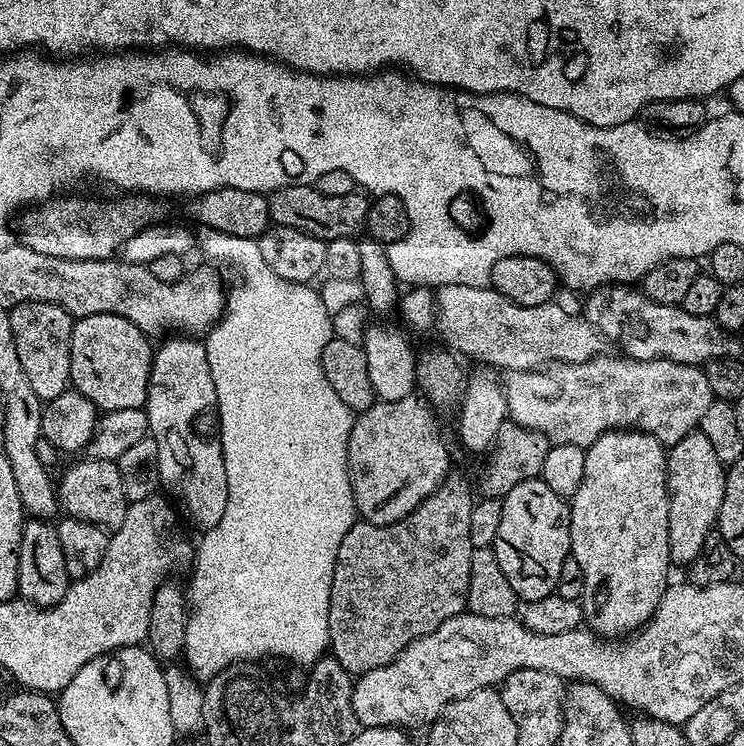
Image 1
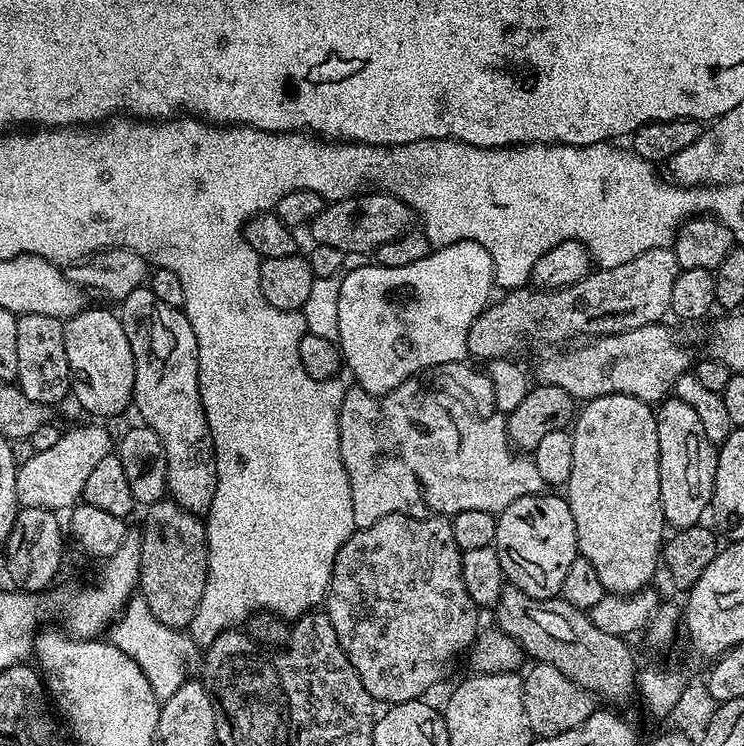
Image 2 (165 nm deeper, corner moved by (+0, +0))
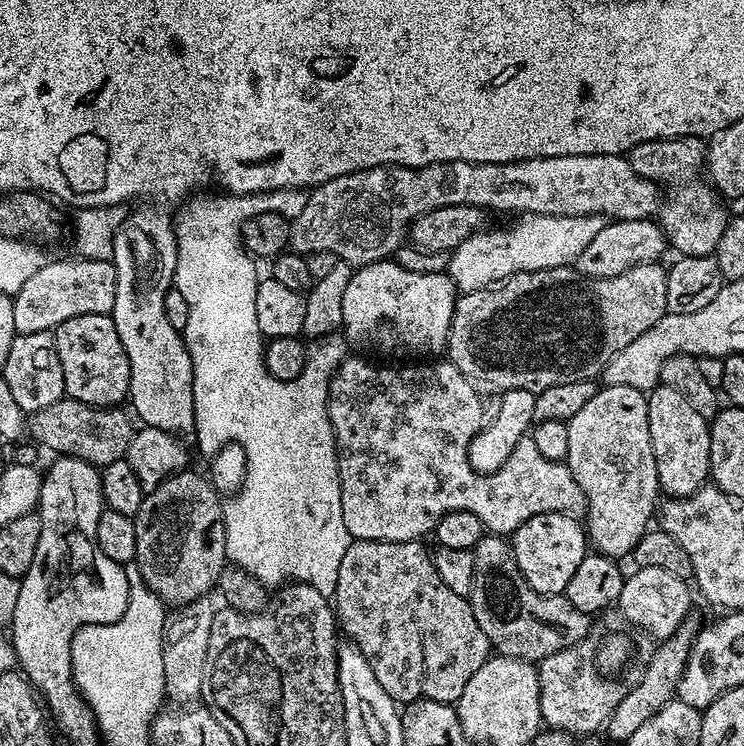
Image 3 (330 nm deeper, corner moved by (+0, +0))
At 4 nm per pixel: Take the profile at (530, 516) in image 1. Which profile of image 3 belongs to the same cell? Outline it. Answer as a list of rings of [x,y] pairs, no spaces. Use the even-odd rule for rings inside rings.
[[[561,512],[534,514],[534,518],[522,522],[522,526],[511,533],[510,543],[518,562],[518,570],[524,575],[528,585],[536,592],[558,596],[563,593],[570,578],[574,578],[578,562],[582,562],[586,555],[586,528],[577,517]]]

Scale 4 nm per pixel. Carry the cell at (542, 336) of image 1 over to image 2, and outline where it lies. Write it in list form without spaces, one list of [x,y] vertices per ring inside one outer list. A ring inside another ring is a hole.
[[[664,322],[647,324],[613,336],[598,336],[591,342],[584,342],[576,346],[581,346],[581,348],[576,348],[573,352],[552,356],[540,364],[539,383],[562,386],[562,390],[566,390],[566,394],[570,394],[577,402],[587,402],[610,394],[626,394],[647,404],[659,405],[675,389],[678,378],[689,371],[694,360],[691,350],[666,325],[667,323]]]

